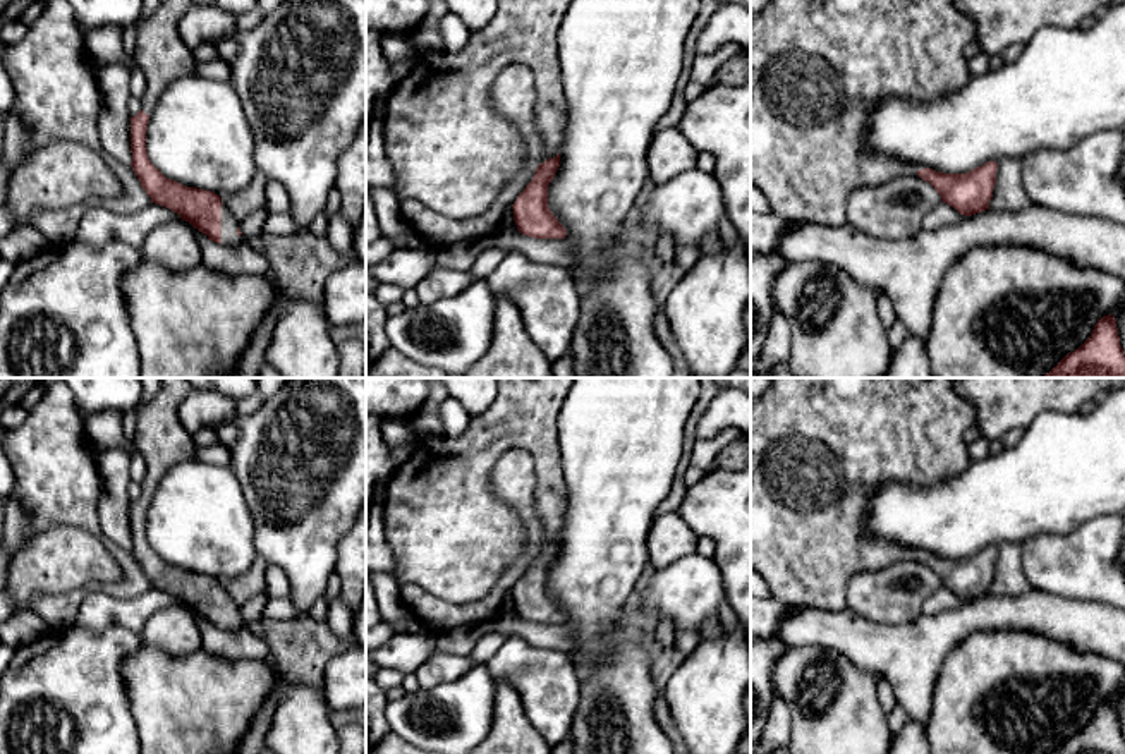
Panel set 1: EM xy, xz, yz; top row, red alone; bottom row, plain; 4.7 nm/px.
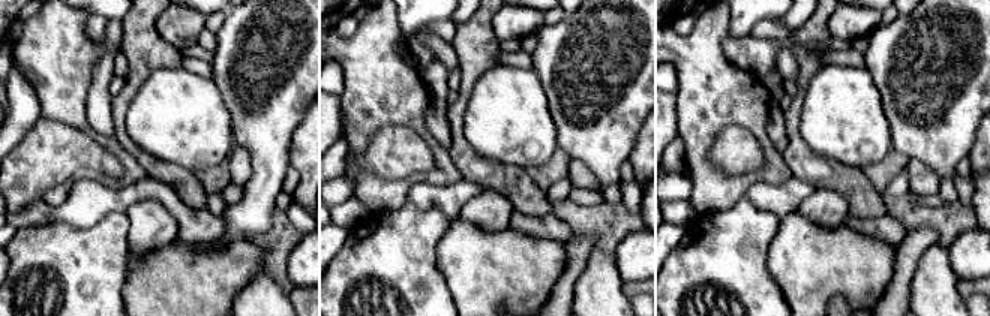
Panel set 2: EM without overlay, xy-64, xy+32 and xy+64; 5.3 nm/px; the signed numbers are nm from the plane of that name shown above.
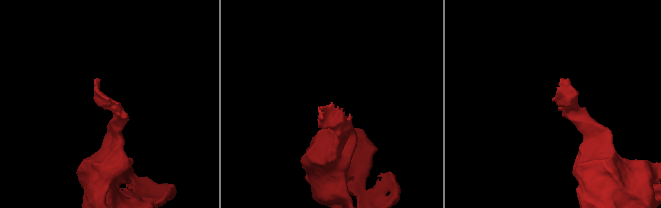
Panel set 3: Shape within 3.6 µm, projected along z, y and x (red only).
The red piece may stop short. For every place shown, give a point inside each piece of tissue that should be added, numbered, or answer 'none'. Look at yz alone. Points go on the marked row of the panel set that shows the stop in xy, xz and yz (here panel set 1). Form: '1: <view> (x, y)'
none

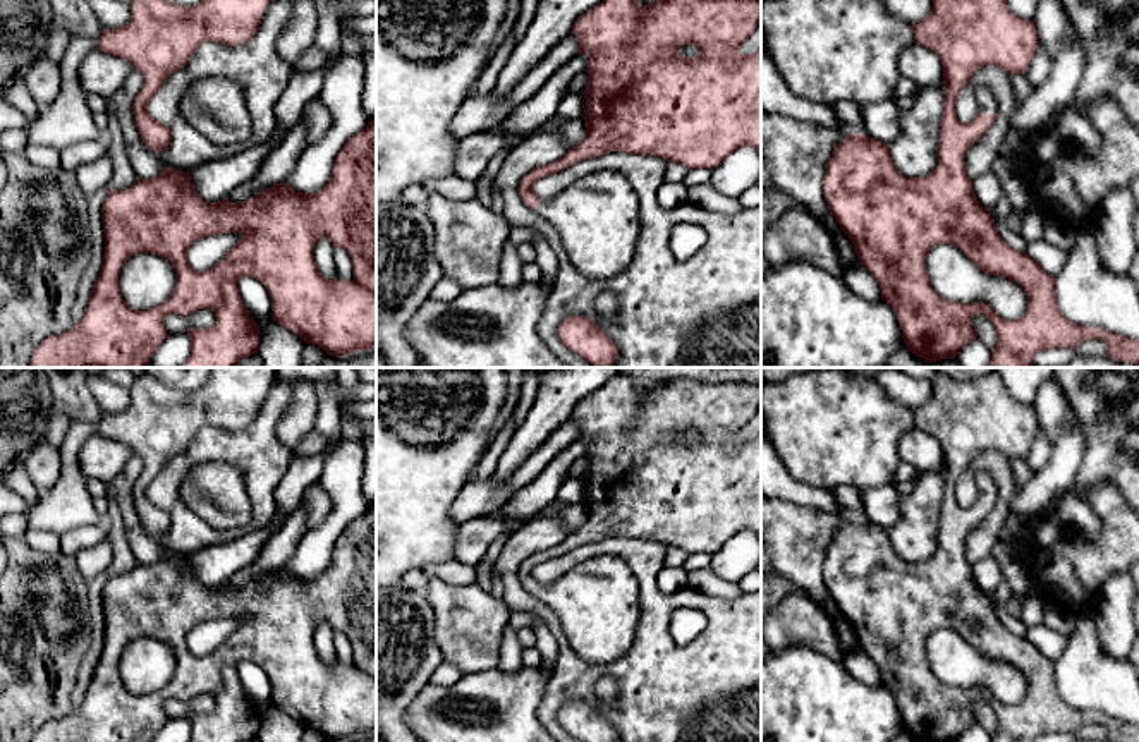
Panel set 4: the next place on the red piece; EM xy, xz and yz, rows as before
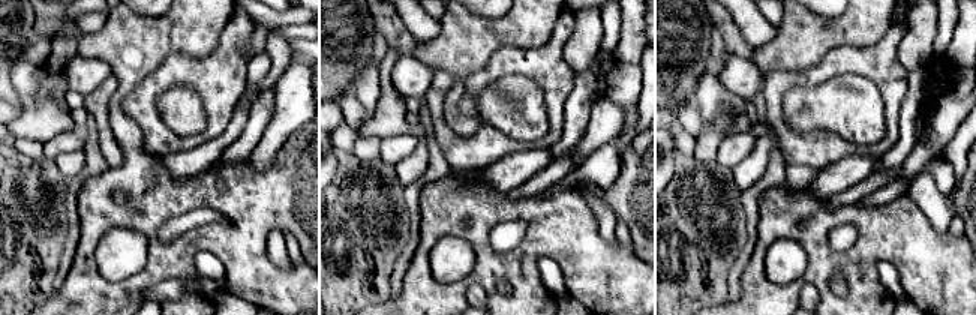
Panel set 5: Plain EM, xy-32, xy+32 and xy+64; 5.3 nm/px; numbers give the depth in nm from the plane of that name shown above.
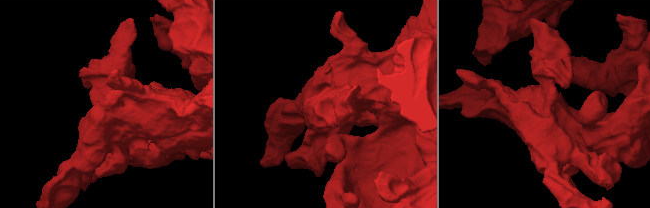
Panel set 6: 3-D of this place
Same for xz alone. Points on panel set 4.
1: xz (596, 217)

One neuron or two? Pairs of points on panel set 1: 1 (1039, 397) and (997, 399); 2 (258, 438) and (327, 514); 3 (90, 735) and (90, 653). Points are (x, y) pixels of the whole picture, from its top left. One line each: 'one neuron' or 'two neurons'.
1: one neuron
2: one neuron
3: one neuron

